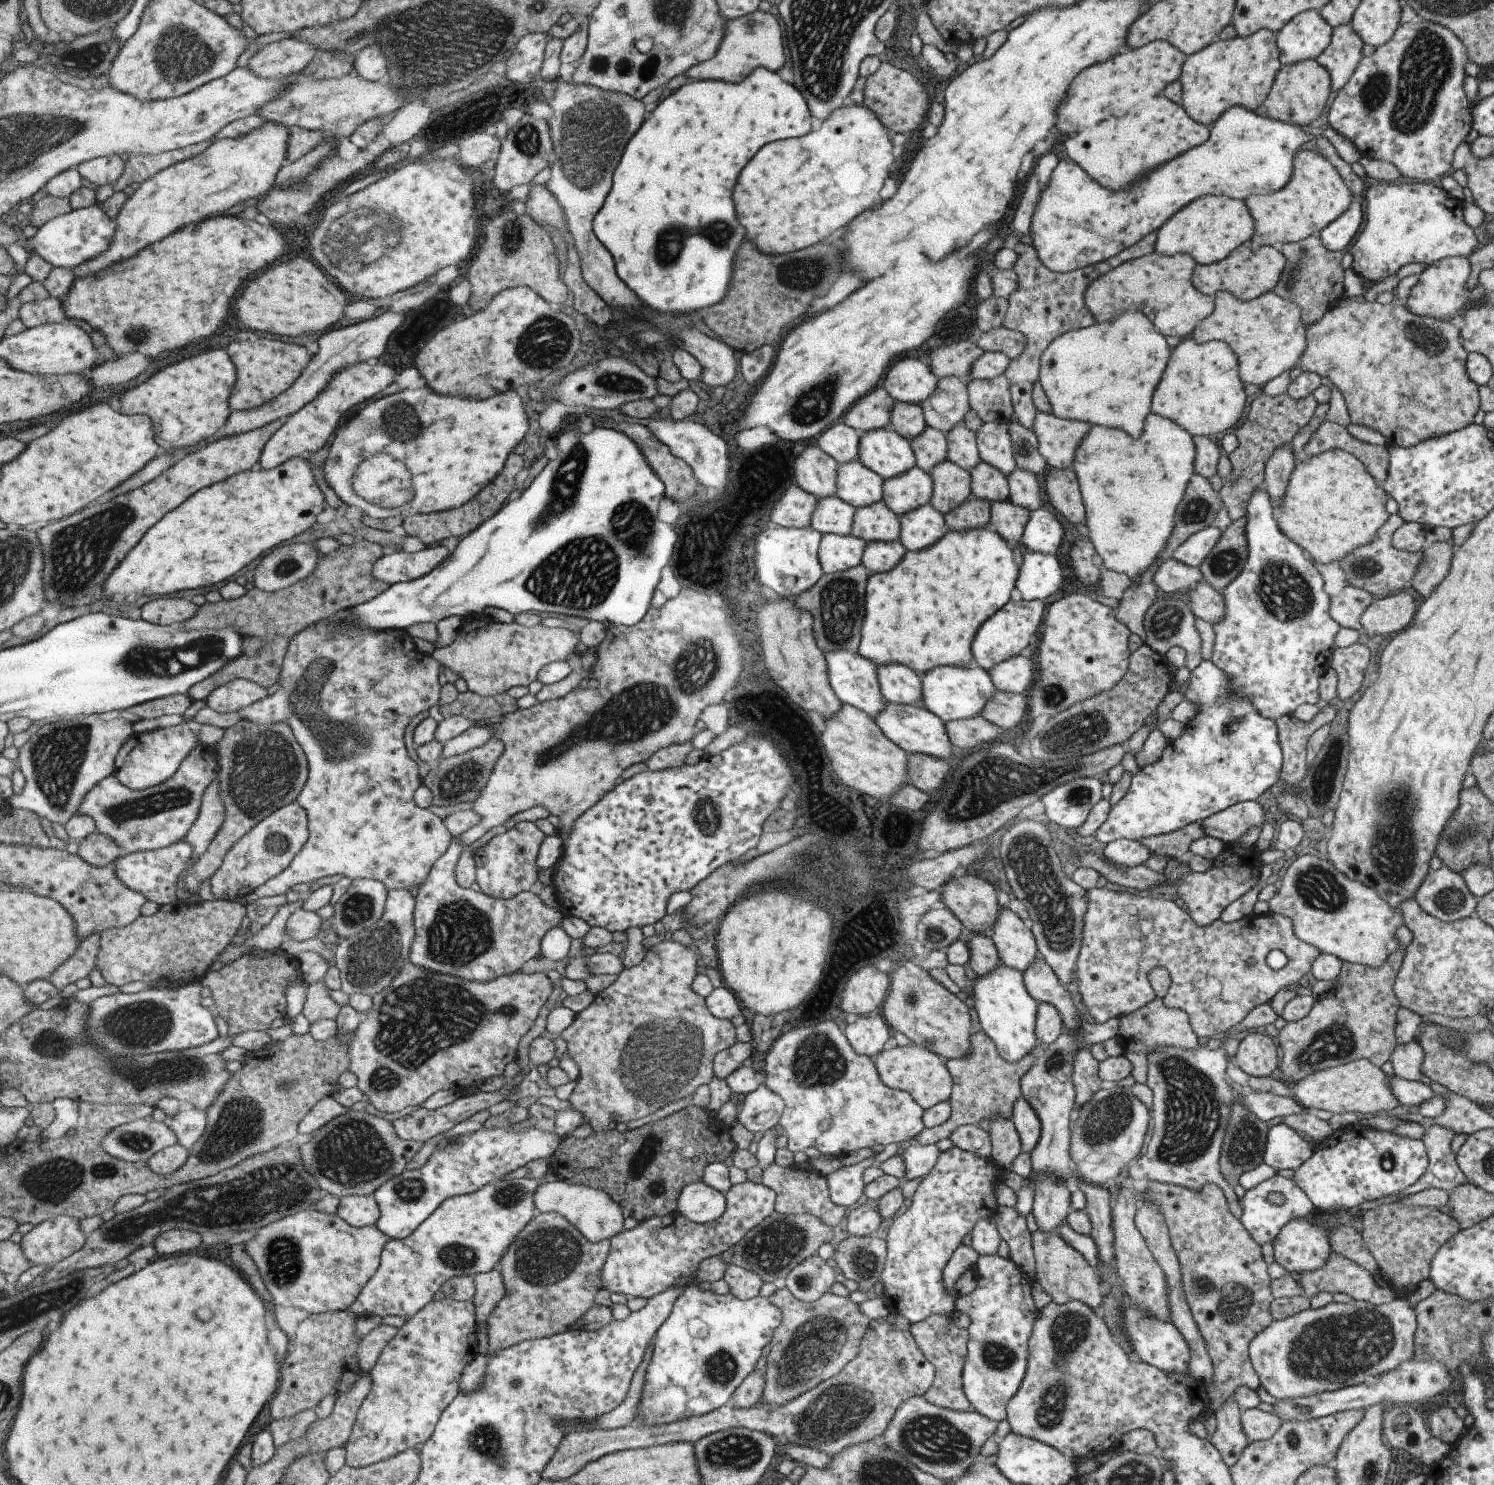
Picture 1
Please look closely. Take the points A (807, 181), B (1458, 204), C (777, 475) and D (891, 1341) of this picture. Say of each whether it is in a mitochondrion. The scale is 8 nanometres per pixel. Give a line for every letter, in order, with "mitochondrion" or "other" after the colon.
A: other
B: other
C: other
D: other

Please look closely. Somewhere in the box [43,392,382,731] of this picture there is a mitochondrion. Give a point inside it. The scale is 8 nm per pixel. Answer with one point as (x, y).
(79, 550)

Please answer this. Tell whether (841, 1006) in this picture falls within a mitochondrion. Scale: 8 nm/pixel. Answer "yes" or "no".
no

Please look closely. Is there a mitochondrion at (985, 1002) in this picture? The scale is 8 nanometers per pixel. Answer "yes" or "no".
no

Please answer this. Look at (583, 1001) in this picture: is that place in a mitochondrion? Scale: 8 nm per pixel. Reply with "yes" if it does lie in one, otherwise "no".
no

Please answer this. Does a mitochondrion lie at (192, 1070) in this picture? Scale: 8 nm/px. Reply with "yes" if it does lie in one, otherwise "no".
yes

